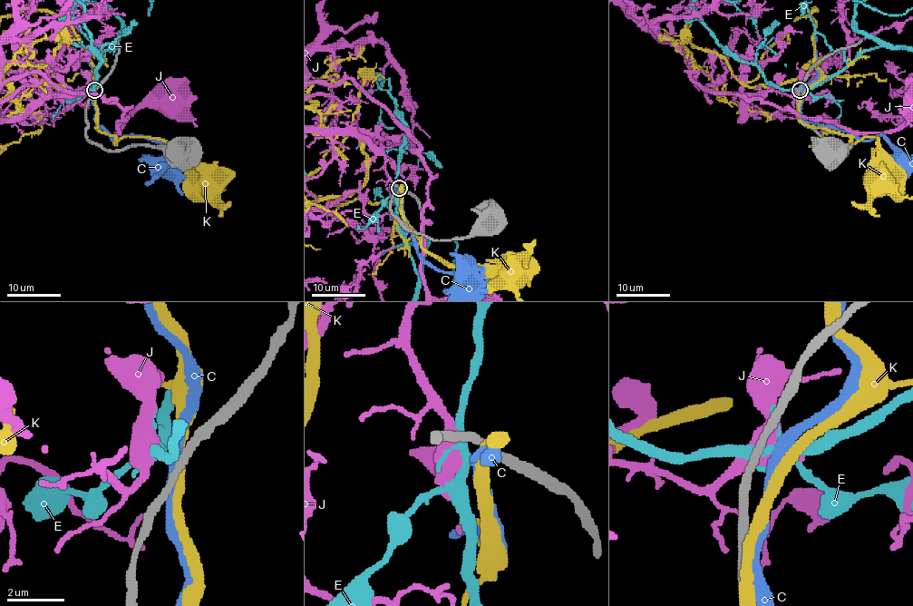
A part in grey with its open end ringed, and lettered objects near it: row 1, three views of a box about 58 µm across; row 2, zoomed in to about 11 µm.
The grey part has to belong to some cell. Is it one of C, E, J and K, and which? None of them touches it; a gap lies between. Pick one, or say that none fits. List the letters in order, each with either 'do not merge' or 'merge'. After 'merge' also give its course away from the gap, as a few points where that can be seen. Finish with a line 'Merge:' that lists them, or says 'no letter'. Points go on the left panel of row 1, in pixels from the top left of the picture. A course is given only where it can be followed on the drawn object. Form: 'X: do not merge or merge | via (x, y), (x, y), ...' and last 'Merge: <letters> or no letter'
C: do not merge
E: merge
J: do not merge
K: do not merge
Merge: E

